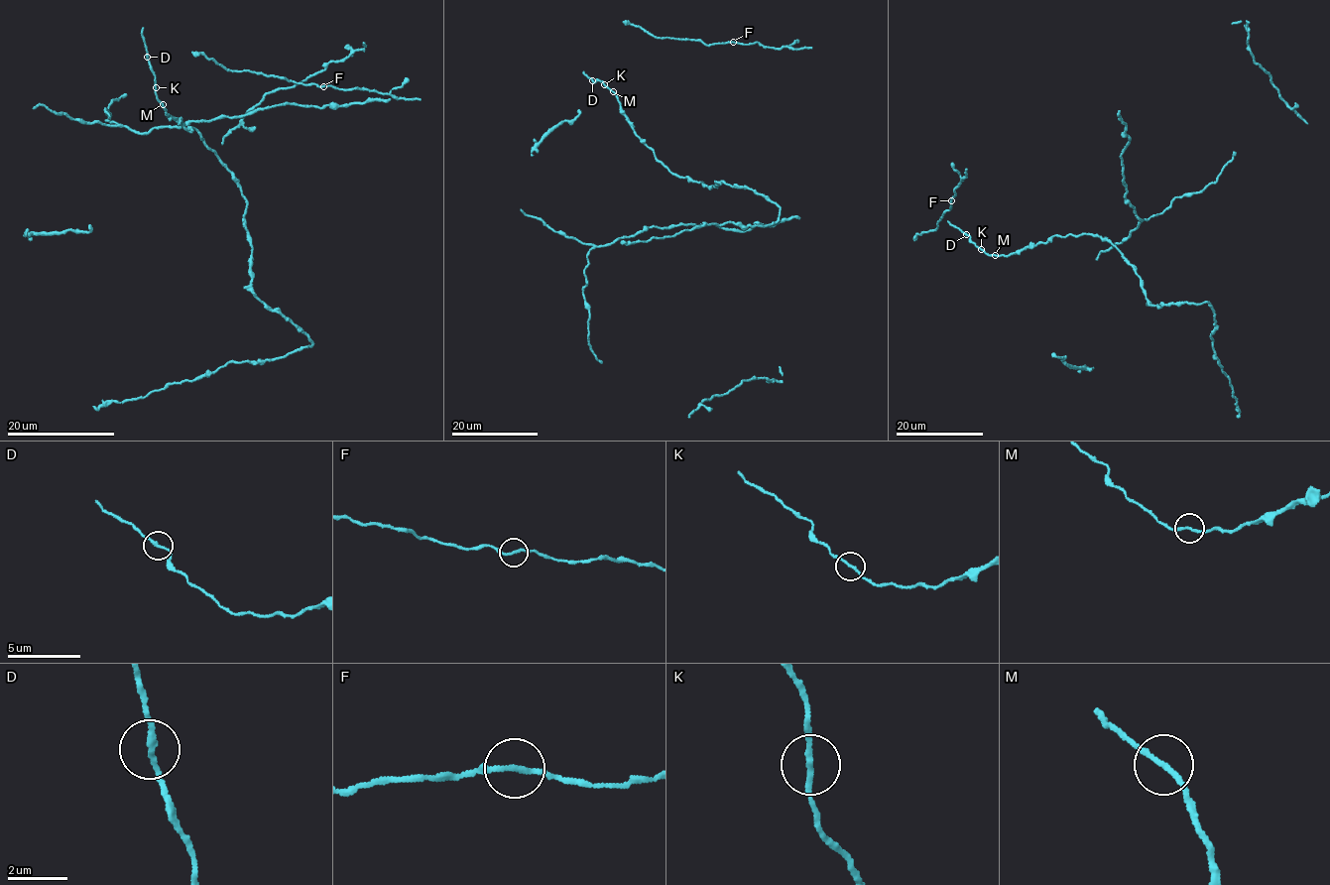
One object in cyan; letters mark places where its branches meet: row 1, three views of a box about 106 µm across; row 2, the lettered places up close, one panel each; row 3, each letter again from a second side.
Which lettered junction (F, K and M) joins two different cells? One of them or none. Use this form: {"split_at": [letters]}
{"split_at": []}

